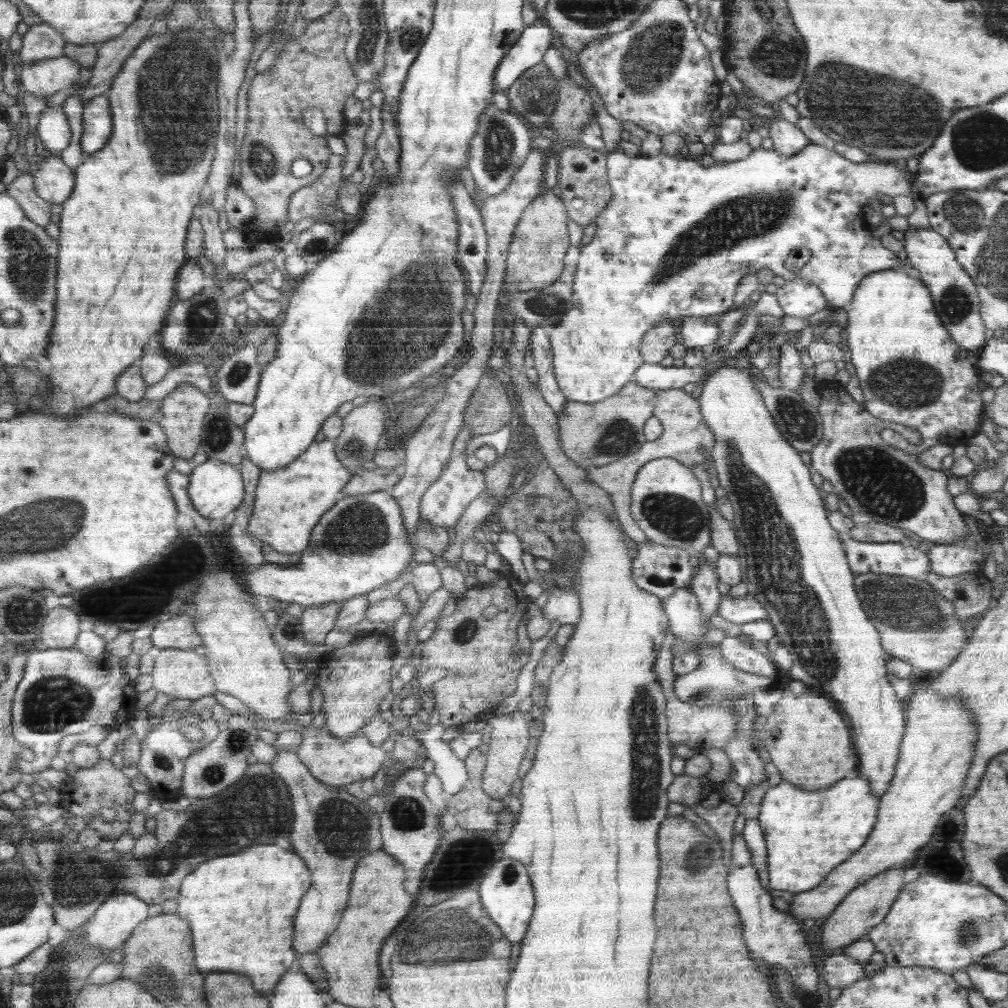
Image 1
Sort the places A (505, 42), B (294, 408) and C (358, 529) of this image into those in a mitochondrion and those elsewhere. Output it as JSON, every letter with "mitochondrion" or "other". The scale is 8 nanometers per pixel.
{"A":"other","B":"other","C":"mitochondrion"}

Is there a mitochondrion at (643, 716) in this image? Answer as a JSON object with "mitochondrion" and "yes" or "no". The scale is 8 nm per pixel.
{"mitochondrion":"yes"}

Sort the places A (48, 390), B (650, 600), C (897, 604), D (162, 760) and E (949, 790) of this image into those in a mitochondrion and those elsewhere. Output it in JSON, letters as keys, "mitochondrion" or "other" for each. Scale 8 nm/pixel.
{"A":"other","B":"other","C":"mitochondrion","D":"mitochondrion","E":"other"}

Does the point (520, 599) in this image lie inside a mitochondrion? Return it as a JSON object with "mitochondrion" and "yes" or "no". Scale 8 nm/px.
{"mitochondrion":"no"}

